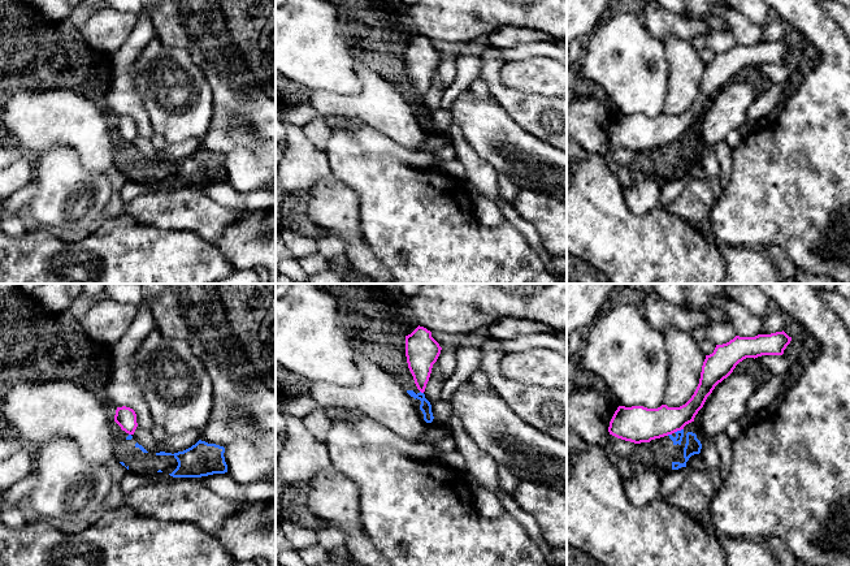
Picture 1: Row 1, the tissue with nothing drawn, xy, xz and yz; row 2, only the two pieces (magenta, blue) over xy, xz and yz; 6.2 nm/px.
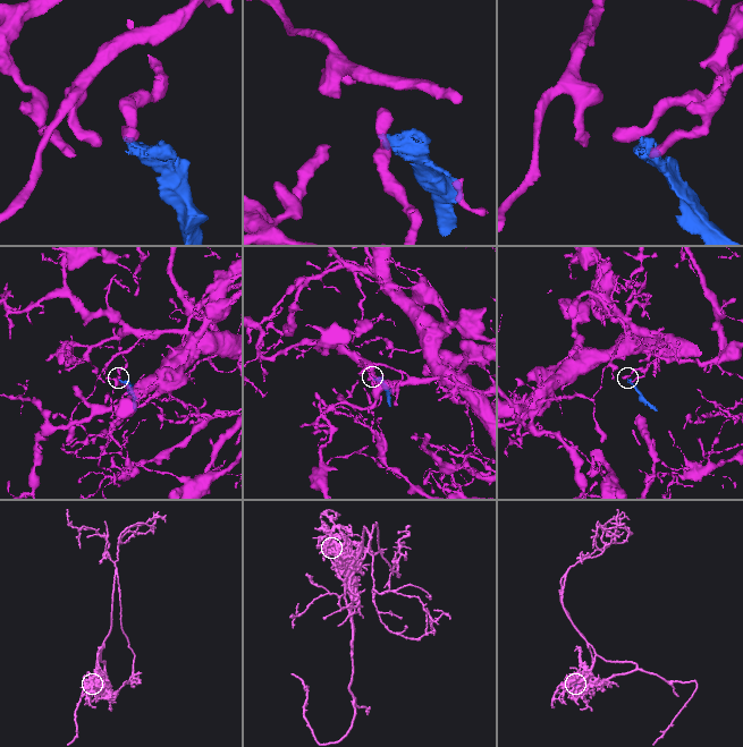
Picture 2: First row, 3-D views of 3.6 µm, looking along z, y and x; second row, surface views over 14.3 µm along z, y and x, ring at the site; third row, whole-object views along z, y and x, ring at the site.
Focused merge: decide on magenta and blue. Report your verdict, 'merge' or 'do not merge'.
do not merge

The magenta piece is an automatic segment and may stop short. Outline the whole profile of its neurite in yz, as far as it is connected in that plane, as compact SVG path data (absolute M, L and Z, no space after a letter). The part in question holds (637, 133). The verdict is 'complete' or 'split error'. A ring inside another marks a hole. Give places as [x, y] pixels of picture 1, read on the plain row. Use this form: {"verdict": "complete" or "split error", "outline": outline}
{"verdict": "complete", "outline": "M782 39L755 46L736 44L727 52L716 53L714 61L706 64L699 92L685 113L680 116L662 113L658 117L619 115L610 130L610 143L641 152L684 138L686 133L694 130L715 95L727 87L740 70L762 64L782 64L790 49L792 46Z"}

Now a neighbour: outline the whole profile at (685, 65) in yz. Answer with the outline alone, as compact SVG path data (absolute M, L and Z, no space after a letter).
M667 36L664 53L669 65L668 94L664 113L680 116L694 103L706 64L690 40Z

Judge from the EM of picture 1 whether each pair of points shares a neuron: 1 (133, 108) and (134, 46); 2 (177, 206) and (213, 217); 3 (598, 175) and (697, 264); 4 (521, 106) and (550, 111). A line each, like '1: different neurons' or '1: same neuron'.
1: same neuron
2: same neuron
3: same neuron
4: same neuron

